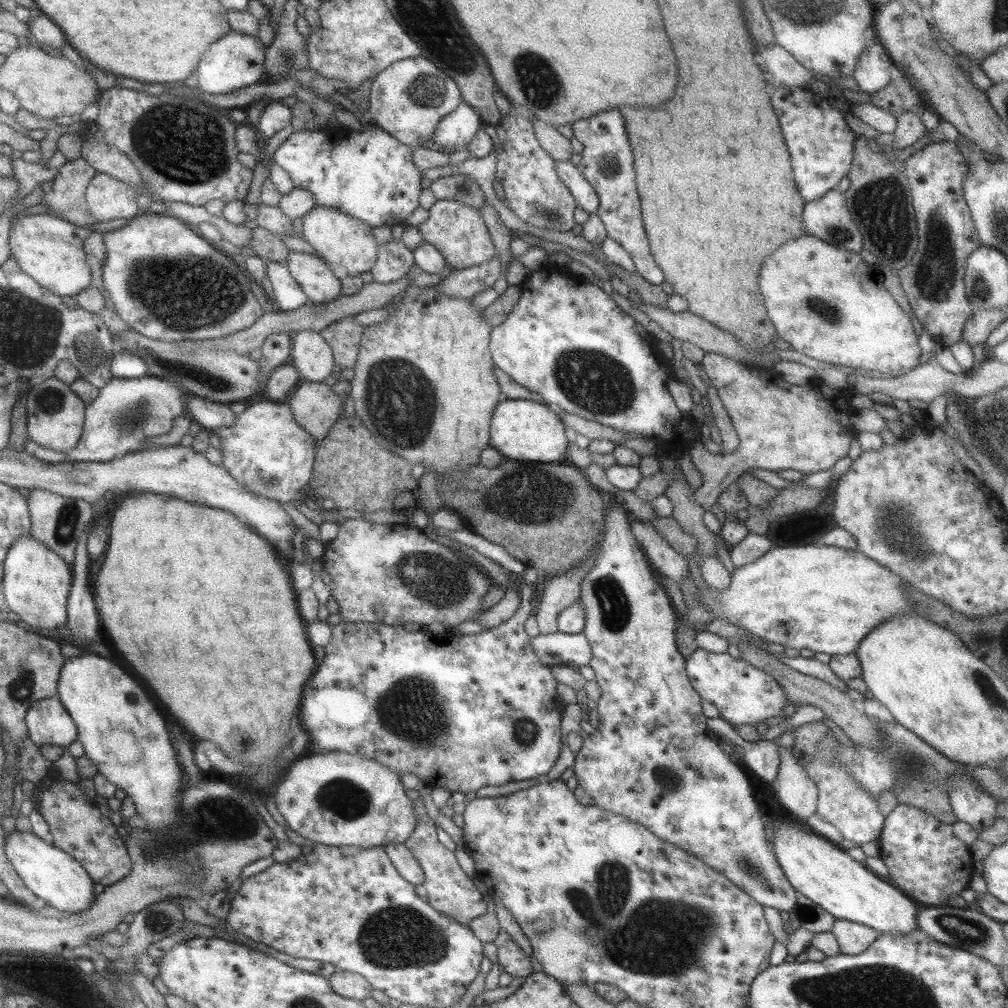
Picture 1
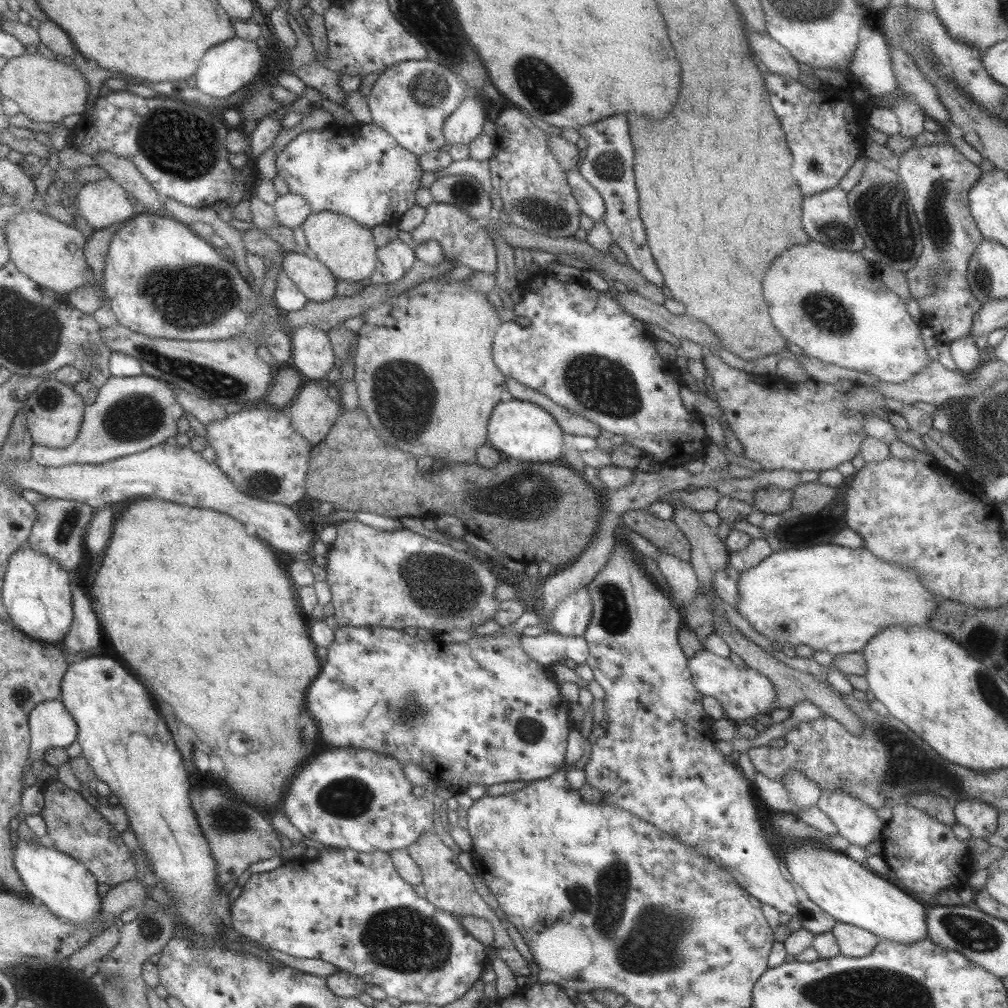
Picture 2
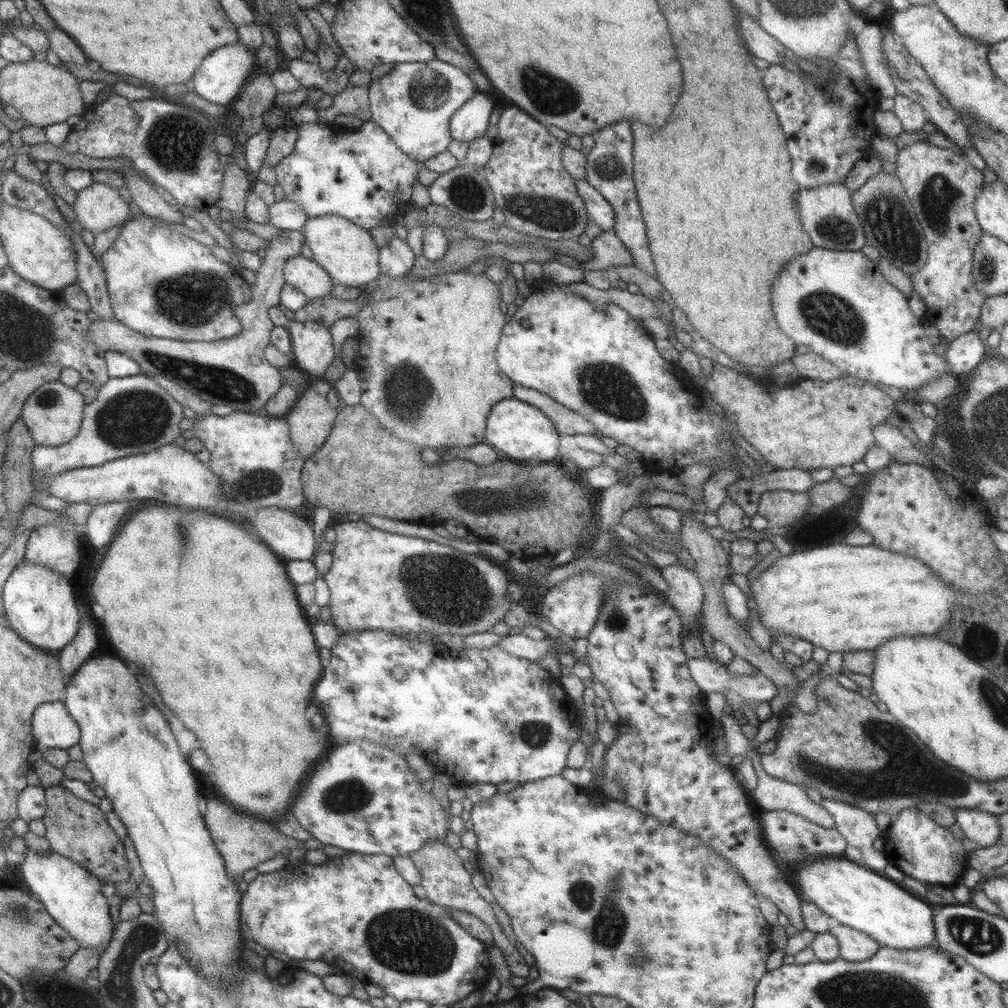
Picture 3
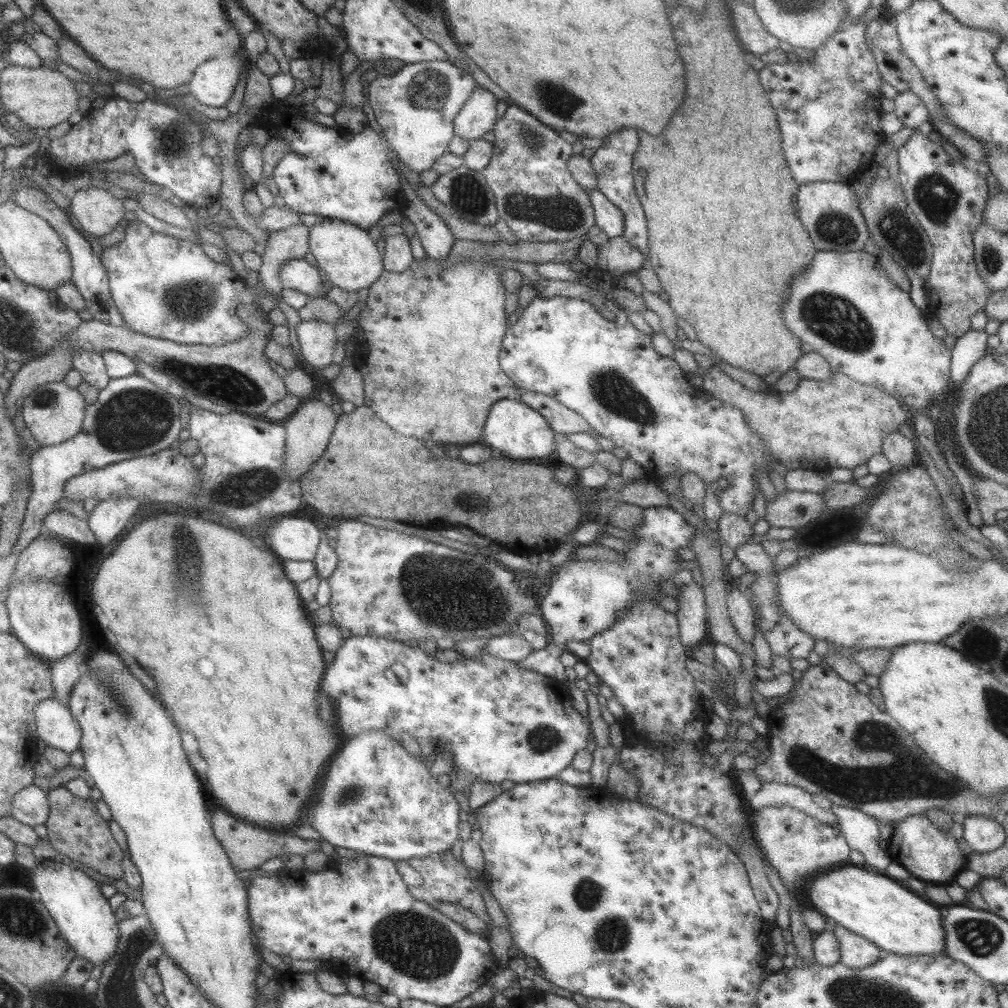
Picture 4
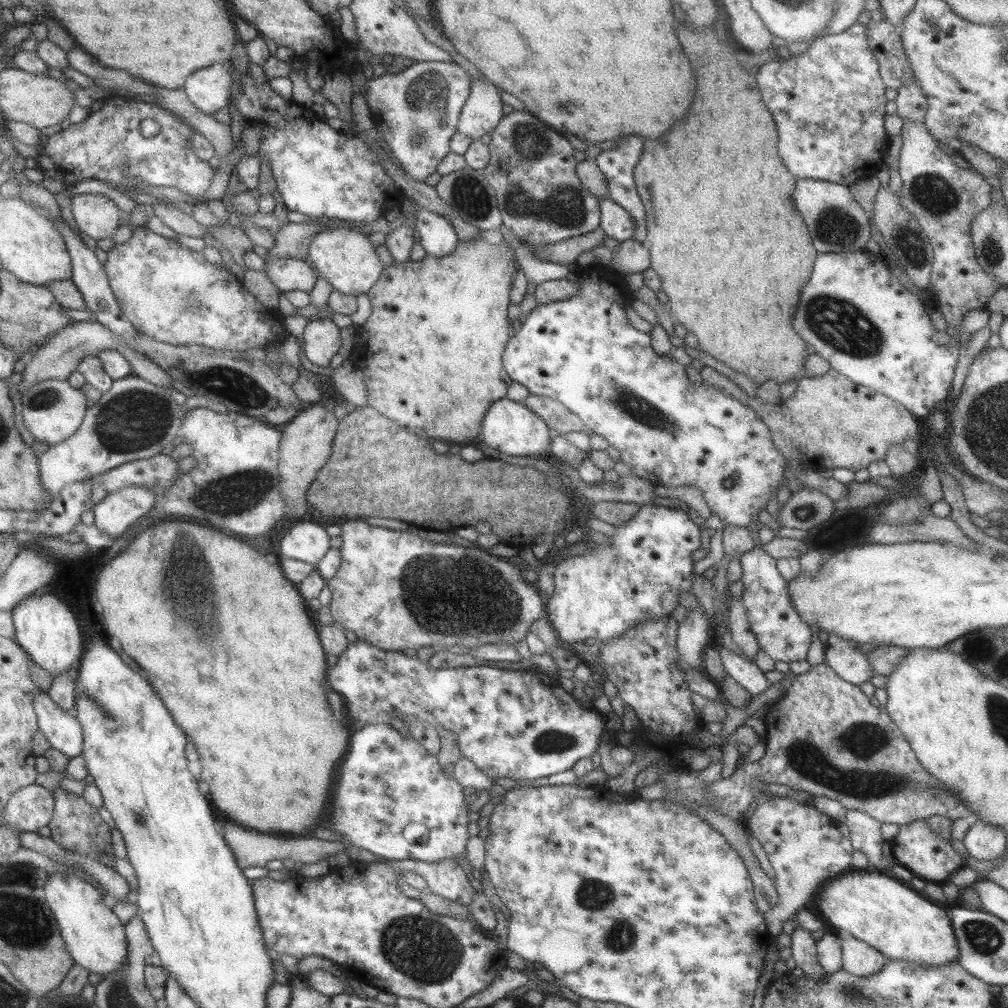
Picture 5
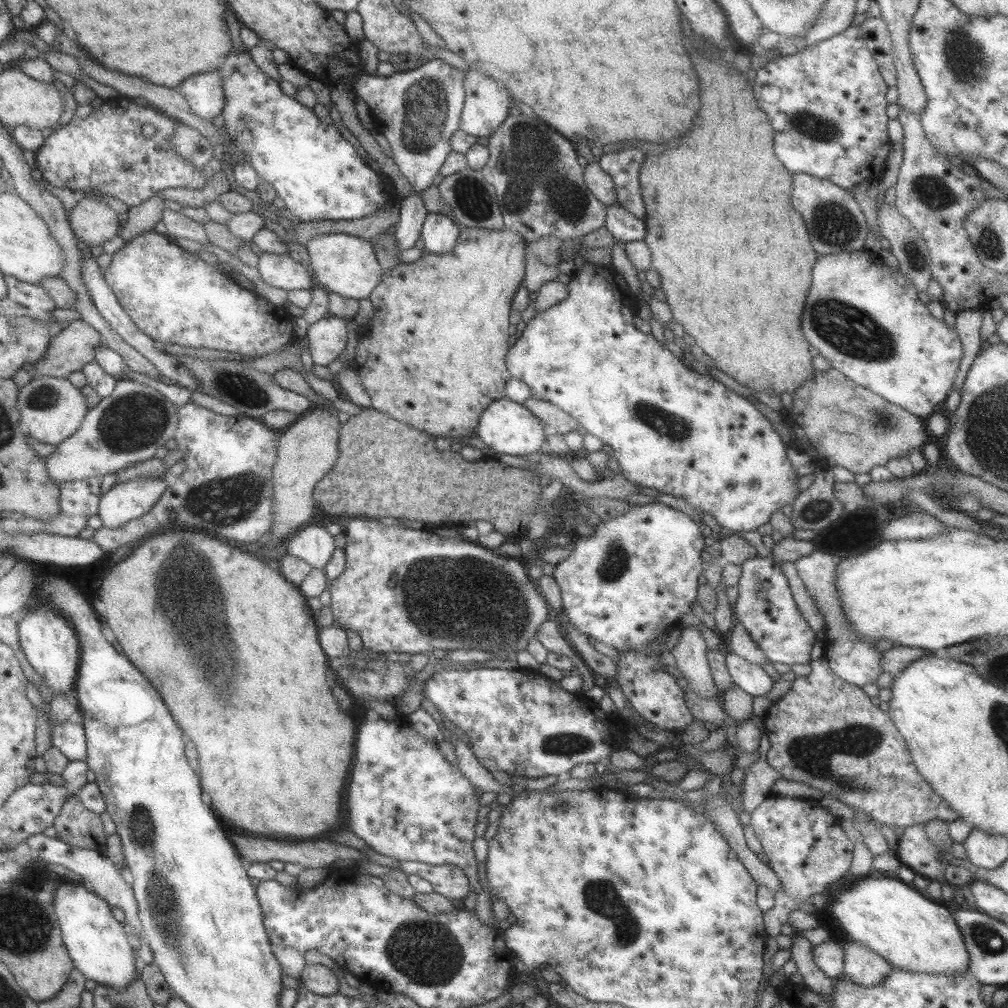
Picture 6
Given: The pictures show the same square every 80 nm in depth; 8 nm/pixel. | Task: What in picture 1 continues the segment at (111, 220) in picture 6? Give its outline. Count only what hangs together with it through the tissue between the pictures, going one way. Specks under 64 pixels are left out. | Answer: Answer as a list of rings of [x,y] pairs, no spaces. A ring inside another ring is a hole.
[[[96,172],[86,186],[86,203],[94,222],[105,222],[114,218],[131,219],[141,212],[135,198],[137,194],[133,187],[109,176],[107,173]]]

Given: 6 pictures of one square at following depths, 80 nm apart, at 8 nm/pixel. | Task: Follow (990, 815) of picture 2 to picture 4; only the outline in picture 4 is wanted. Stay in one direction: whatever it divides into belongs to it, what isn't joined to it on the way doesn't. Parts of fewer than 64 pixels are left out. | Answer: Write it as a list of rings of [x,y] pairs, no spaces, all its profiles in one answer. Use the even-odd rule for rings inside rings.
[[[967,816],[960,820],[963,840],[973,852],[993,850],[1006,839],[999,818]]]

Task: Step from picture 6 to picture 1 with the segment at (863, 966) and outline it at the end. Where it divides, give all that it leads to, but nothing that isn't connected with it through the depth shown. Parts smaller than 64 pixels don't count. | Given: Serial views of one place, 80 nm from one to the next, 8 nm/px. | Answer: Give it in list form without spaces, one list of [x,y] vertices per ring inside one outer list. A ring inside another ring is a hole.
[[[835,919],[830,930],[838,942],[841,954],[859,954],[879,935],[871,927],[846,920]]]

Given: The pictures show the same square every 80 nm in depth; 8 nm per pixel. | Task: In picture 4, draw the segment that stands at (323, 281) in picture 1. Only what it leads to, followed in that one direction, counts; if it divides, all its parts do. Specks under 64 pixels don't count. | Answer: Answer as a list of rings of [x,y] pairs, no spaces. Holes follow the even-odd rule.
[[[303,259],[286,261],[279,267],[281,288],[297,290],[307,297],[317,297],[323,289],[323,276],[315,266]]]

